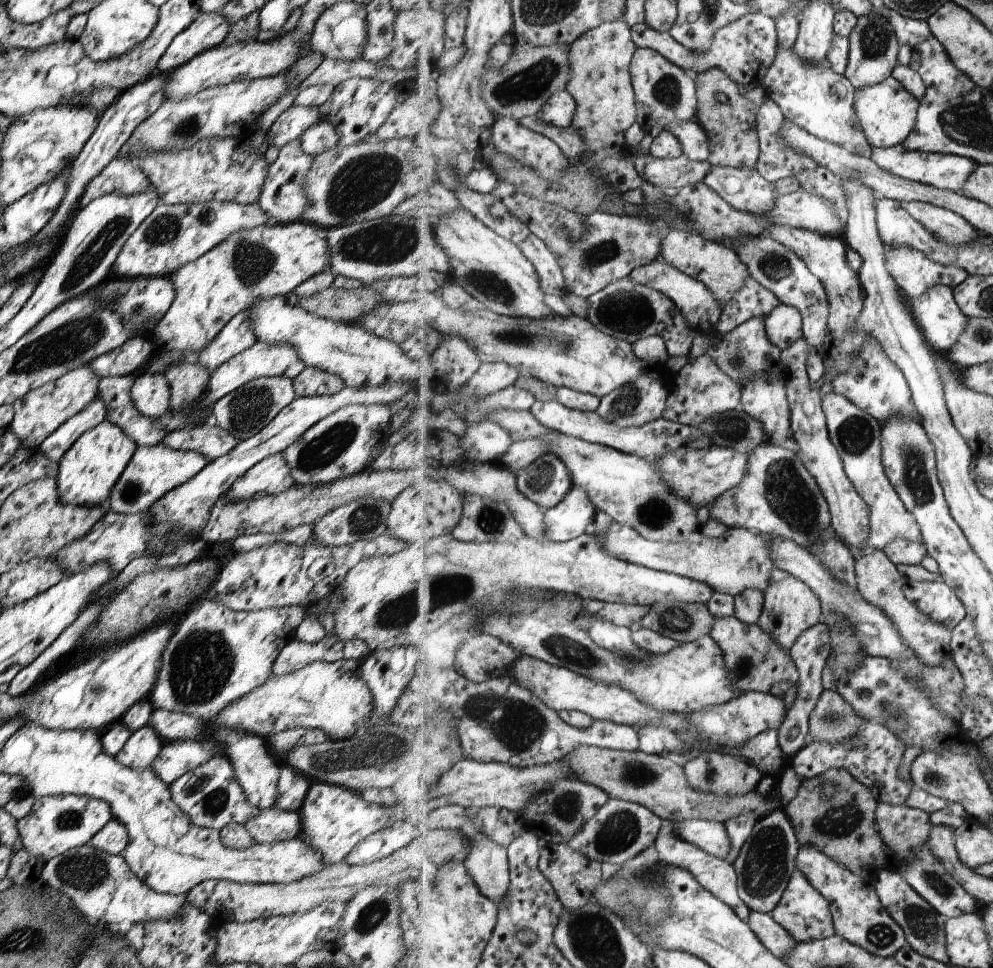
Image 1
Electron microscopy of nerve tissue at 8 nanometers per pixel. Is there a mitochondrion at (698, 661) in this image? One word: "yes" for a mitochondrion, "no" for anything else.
no

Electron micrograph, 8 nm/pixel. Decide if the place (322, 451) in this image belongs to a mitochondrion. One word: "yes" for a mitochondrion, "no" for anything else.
yes

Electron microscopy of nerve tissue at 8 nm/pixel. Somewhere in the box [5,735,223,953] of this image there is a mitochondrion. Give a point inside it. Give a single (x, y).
(85, 872)

